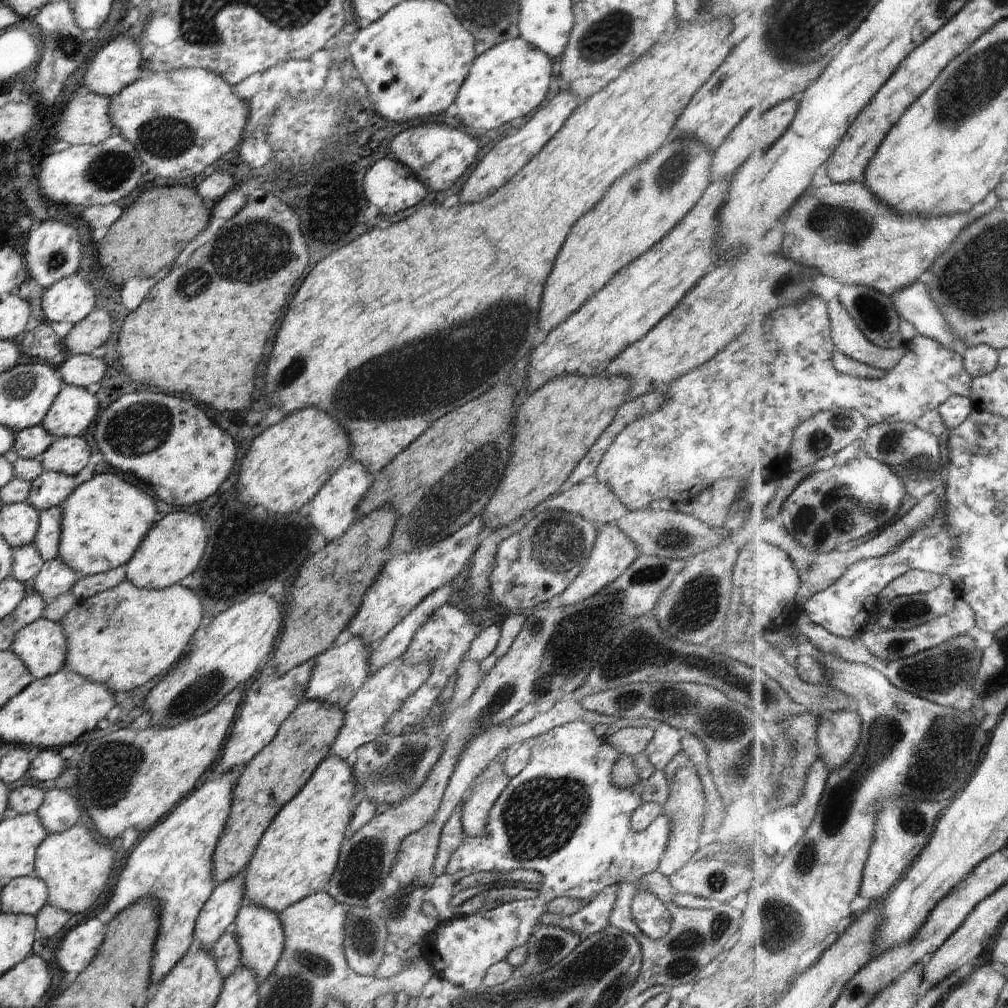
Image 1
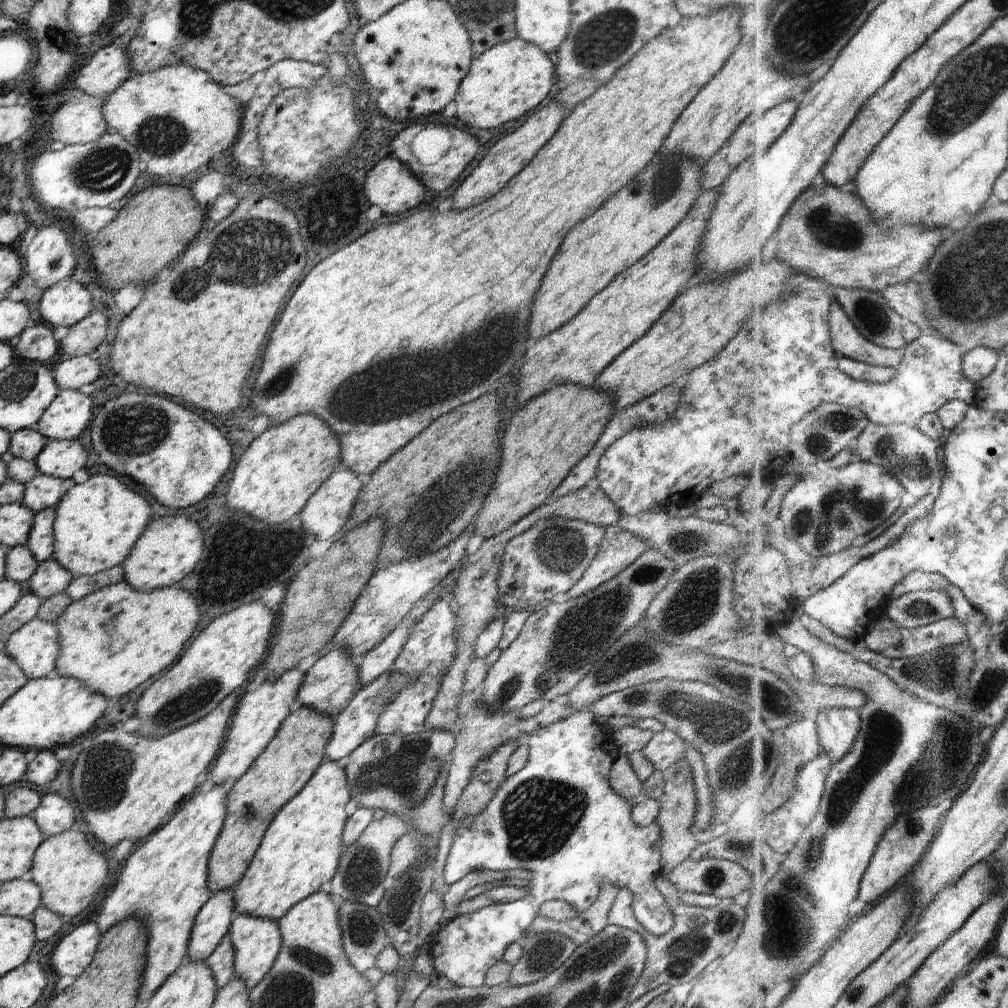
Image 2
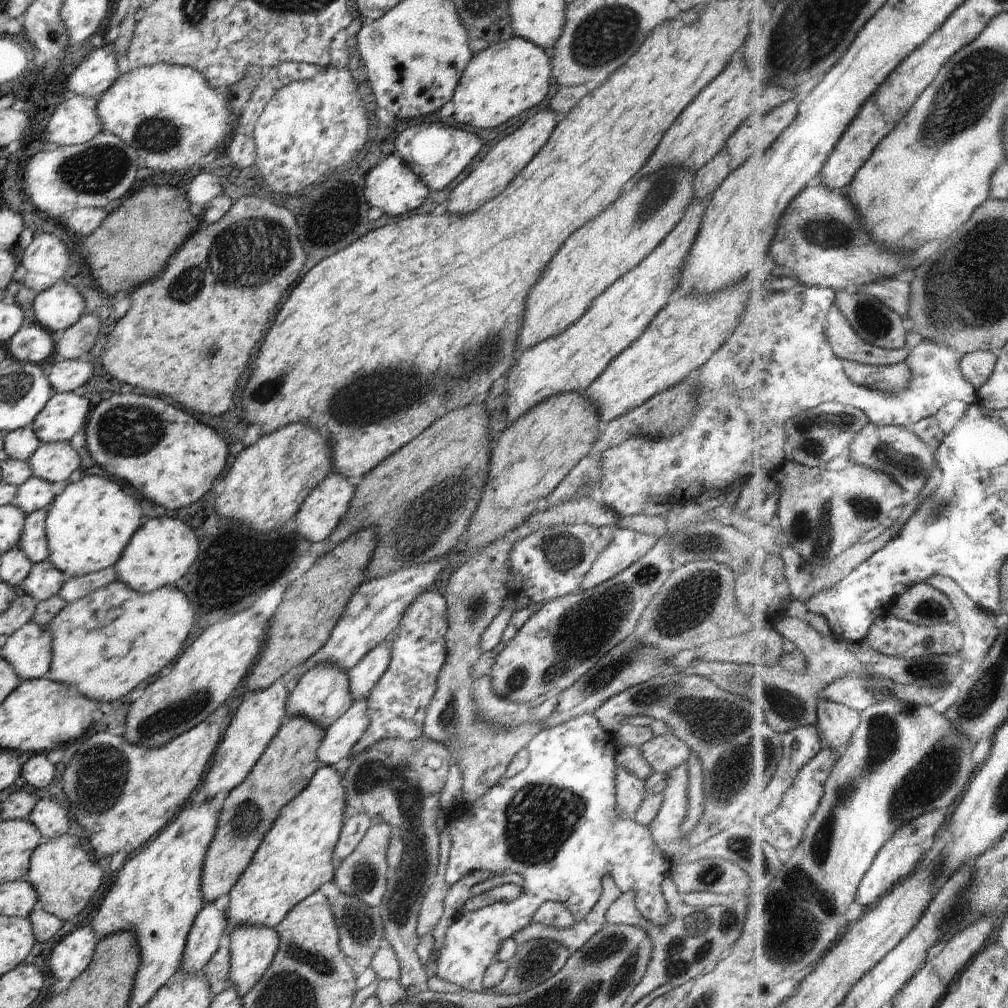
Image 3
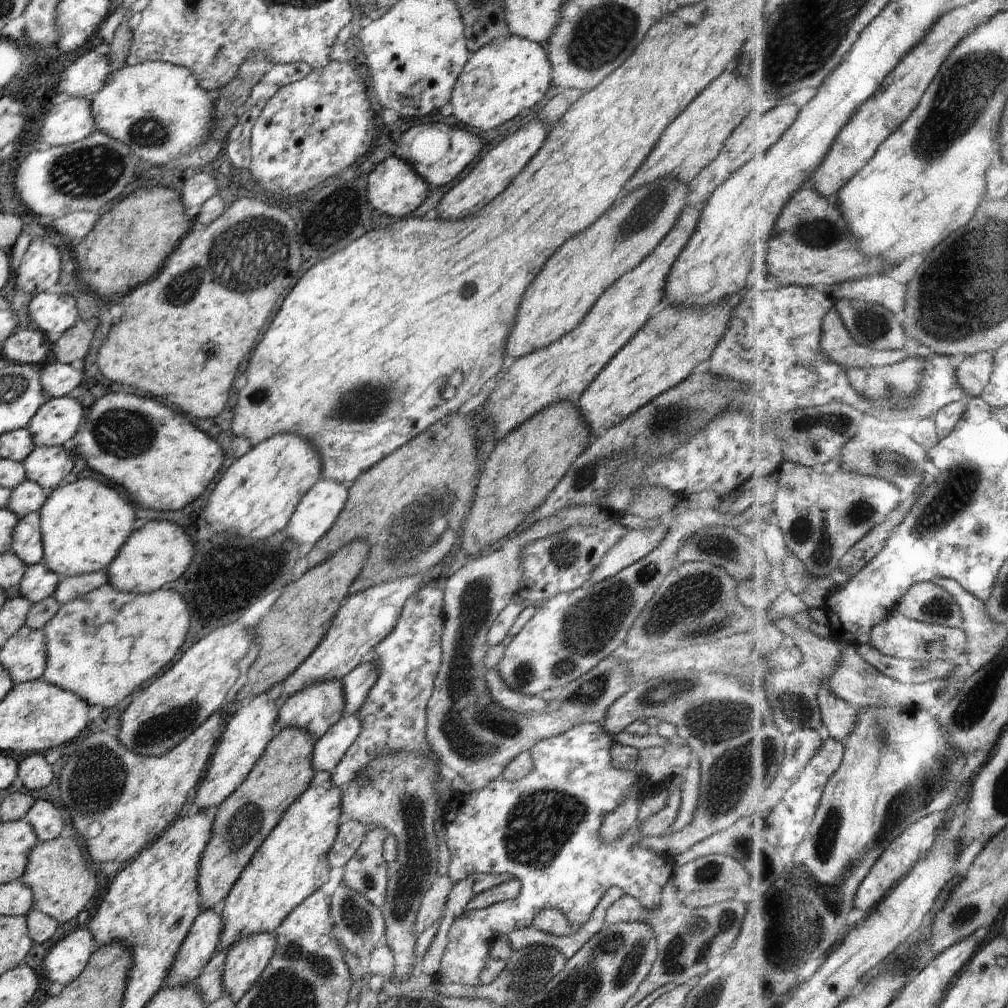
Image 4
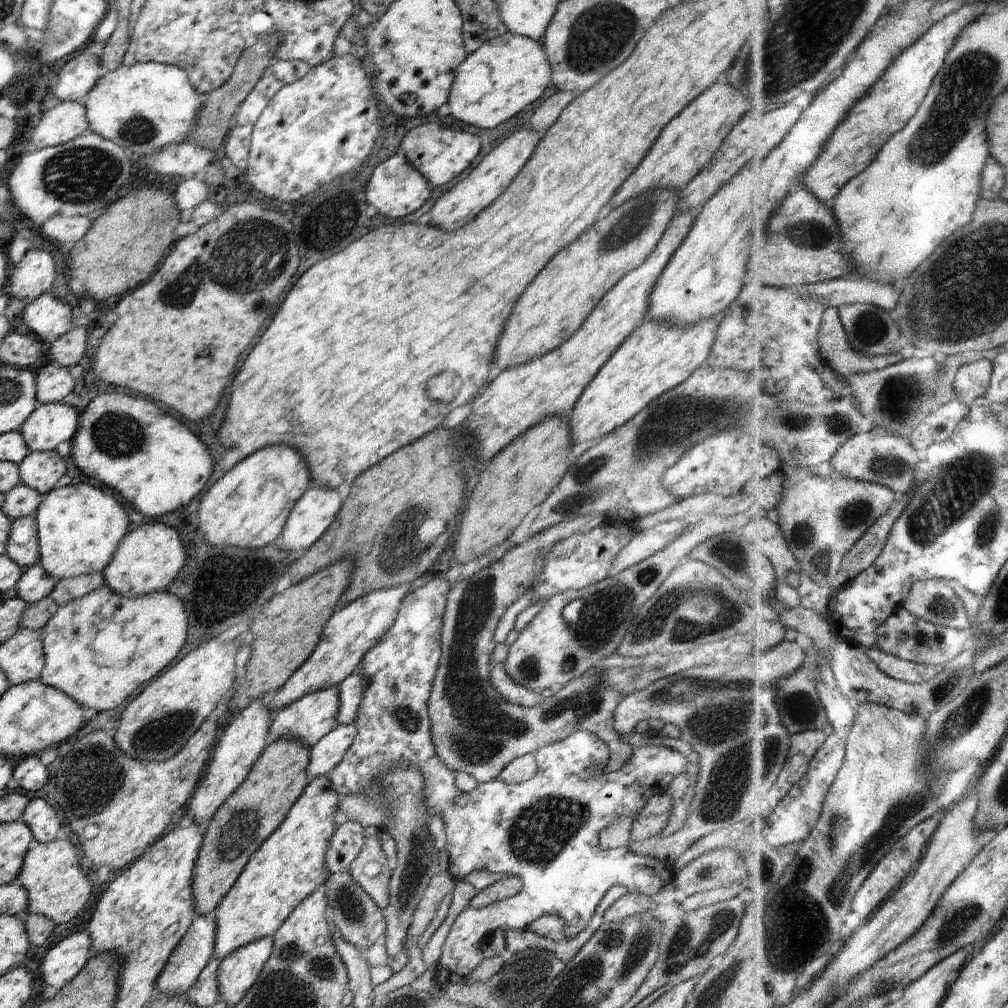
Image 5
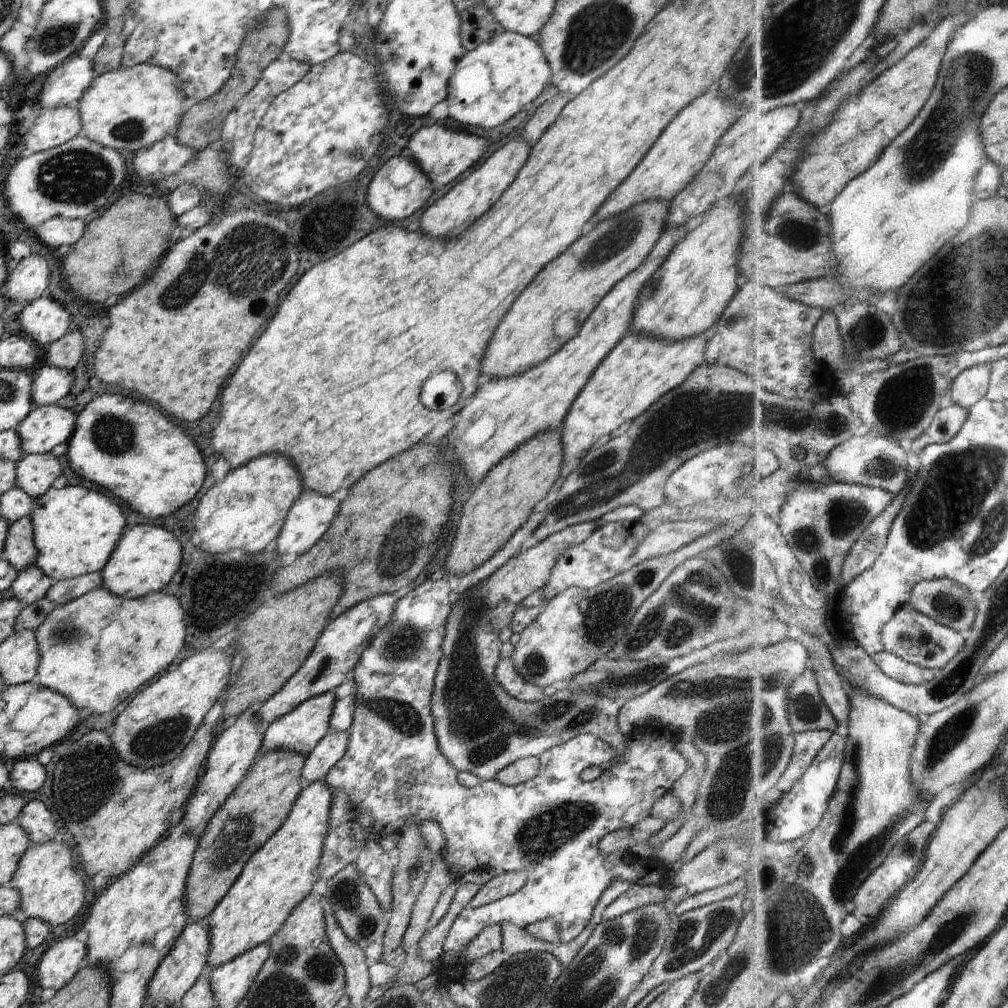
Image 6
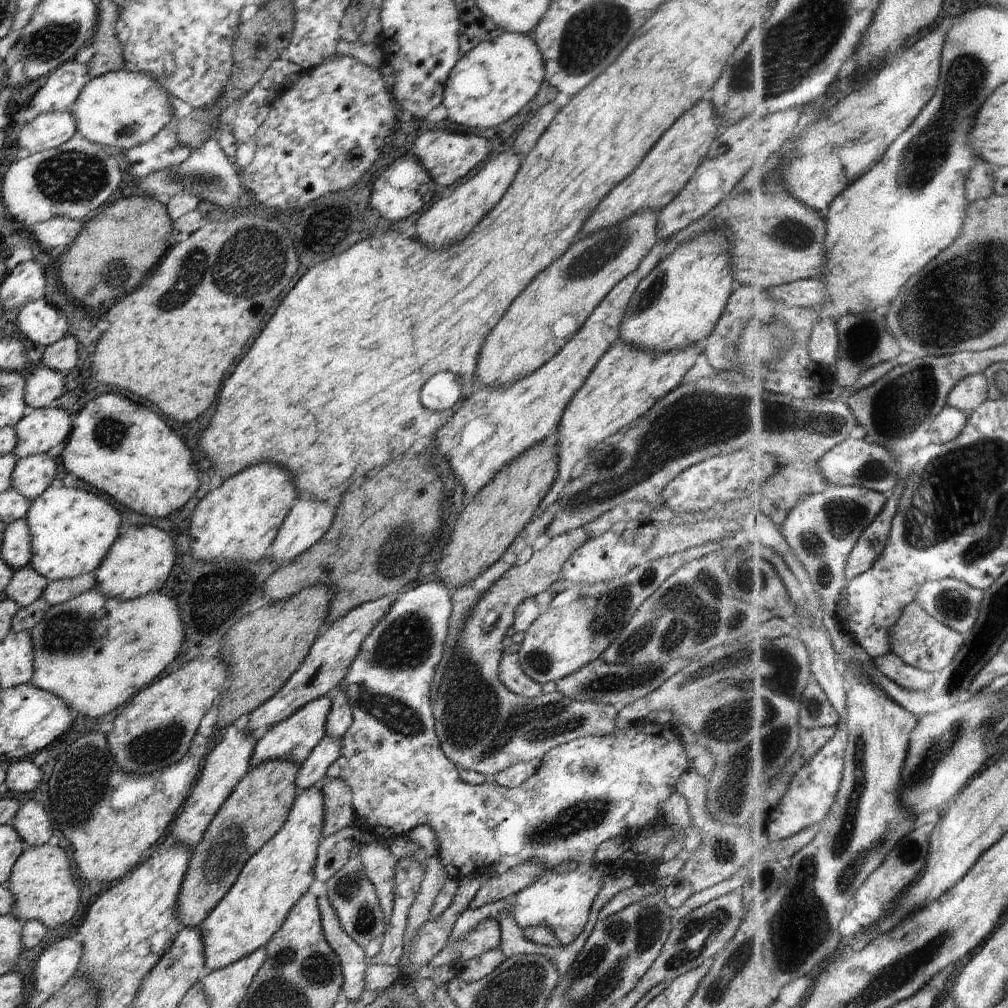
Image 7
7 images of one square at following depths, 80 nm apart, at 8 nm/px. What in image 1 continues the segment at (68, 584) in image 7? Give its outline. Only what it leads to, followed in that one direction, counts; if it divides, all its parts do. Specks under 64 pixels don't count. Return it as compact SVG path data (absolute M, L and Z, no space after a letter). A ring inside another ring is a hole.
M122 565L103 573L79 578L72 586L71 591L78 600L83 601L99 592L118 586L126 579L126 567Z

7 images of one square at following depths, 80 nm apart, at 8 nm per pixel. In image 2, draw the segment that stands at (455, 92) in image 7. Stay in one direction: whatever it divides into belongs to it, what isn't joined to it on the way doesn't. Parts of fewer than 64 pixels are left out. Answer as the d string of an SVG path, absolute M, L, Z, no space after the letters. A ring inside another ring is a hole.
M522 38L508 40L474 56L454 98L456 118L480 130L498 128L534 110L550 94L555 80L553 56Z

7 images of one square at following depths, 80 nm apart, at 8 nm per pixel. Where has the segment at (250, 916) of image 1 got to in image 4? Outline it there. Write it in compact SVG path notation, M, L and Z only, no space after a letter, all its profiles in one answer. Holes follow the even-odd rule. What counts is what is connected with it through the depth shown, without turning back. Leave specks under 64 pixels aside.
M274 931L242 936L228 948L222 979L226 994L232 996L234 1003L238 1003L258 983L276 948Z

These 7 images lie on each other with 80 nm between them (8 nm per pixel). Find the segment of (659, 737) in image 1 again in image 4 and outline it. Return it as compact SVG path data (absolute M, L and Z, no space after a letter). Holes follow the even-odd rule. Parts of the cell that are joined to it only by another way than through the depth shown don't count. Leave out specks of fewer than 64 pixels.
M582 722L582 724L578 724L578 726L570 728L570 730L566 730L563 734L544 738L544 740L540 740L538 744L534 744L530 751L532 756L531 772L528 776L524 776L522 780L508 781L505 779L497 779L488 784L486 788L476 790L476 792L471 792L470 794L454 793L451 787L452 781L442 775L440 775L440 778L436 780L436 796L438 796L440 806L444 811L443 824L445 827L446 844L448 844L450 854L447 875L448 878L450 878L450 881L454 884L477 873L487 873L492 875L509 873L514 876L514 879L517 879L520 882L521 890L518 898L513 901L498 903L481 912L466 912L454 920L454 923L450 926L448 932L448 946L446 946L446 950L444 950L444 955L440 964L440 971L437 973L435 980L442 982L442 984L456 983L462 986L480 985L480 972L482 972L482 970L486 968L486 964L490 962L490 950L492 950L492 944L496 942L497 936L507 936L514 930L530 927L533 925L534 916L537 916L538 912L541 912L544 908L556 908L556 910L560 910L562 914L570 920L570 923L575 927L575 930L578 930L578 927L588 922L590 914L592 914L594 908L598 906L598 902L600 902L602 896L606 893L606 890L612 886L620 888L625 895L631 895L634 899L637 899L640 906L642 906L642 908L646 908L646 910L654 910L654 908L658 908L658 906L660 906L660 903L666 894L665 885L672 877L673 868L666 864L666 860L664 860L660 854L656 854L656 850L652 852L650 848L644 848L644 846L642 846L642 838L644 838L644 834L638 830L638 826L626 828L626 832L624 832L618 840L614 840L614 842L604 842L604 840L601 840L600 828L602 828L606 814L610 814L614 808L618 808L618 806L626 800L626 796L630 796L630 794L632 794L632 788L637 788L640 785L642 787L652 787L656 786L656 784L666 782L666 780L670 782L670 780L673 780L674 777L678 777L679 775L684 776L688 766L690 765L690 760L694 758L694 756L687 745L680 746L680 744L676 744L676 742L671 741L669 741L668 744L664 744L664 746L656 746L654 748L639 750L638 770L640 770L640 772L638 772L637 777L634 776L632 772L626 772L626 770L614 768L614 766L612 766L612 756L610 756L611 748L611 736L602 726L600 726L600 724L596 724L596 722Z

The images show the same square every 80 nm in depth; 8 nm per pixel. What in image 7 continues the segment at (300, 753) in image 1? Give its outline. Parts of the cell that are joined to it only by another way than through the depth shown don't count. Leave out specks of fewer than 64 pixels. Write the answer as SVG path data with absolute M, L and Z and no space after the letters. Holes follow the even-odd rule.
M278 759L259 764L248 771L222 804L202 840L192 849L176 899L175 915L183 927L197 928L234 886L246 861L284 826L299 793L295 785L299 768L300 765Z

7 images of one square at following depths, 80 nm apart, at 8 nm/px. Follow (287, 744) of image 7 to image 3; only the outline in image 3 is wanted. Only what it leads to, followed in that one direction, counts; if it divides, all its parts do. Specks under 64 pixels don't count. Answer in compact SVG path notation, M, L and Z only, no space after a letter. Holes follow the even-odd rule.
M316 664L312 670L308 670L292 687L290 696L286 700L286 715L304 716L312 720L314 724L320 724L328 729L350 706L354 698L350 694L350 680L348 672L334 664Z

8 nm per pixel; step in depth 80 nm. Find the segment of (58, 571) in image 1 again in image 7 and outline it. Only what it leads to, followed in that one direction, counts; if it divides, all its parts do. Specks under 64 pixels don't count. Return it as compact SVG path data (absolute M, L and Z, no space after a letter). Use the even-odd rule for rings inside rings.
M28 563L14 571L4 592L8 599L13 600L20 608L30 606L42 597L43 590L50 581L38 574Z

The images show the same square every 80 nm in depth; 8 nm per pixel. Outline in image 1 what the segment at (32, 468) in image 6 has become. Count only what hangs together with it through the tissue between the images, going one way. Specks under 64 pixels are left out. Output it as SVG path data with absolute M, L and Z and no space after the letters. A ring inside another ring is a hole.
M83 436L57 438L40 456L44 471L74 477L88 464L90 447Z

